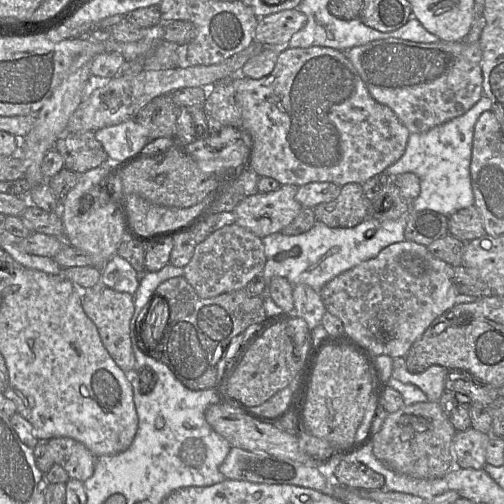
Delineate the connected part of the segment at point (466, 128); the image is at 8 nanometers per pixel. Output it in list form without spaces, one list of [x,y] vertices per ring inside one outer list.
[[[483,95],[478,102],[466,113],[441,125],[438,125],[424,133],[410,133],[404,154],[398,161],[385,169],[385,173],[398,177],[406,172],[416,174],[420,179],[420,194],[410,202],[410,211],[431,210],[445,216],[457,212],[460,209],[474,205],[474,193],[471,185],[471,158],[473,147],[474,127],[485,112],[492,110],[492,101]]]

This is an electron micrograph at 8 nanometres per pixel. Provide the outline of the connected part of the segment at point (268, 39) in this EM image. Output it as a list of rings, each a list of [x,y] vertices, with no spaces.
[[[298,8],[283,10],[258,19],[254,42],[262,46],[288,48],[291,37],[302,29],[307,16]]]

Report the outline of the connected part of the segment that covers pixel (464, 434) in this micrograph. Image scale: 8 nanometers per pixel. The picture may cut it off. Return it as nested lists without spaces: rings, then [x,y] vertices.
[[[472,427],[456,432],[453,437],[453,451],[456,467],[466,469],[484,469],[486,447],[491,435],[482,433]]]

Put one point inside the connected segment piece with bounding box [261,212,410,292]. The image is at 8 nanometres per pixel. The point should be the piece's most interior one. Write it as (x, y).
(315, 257)

